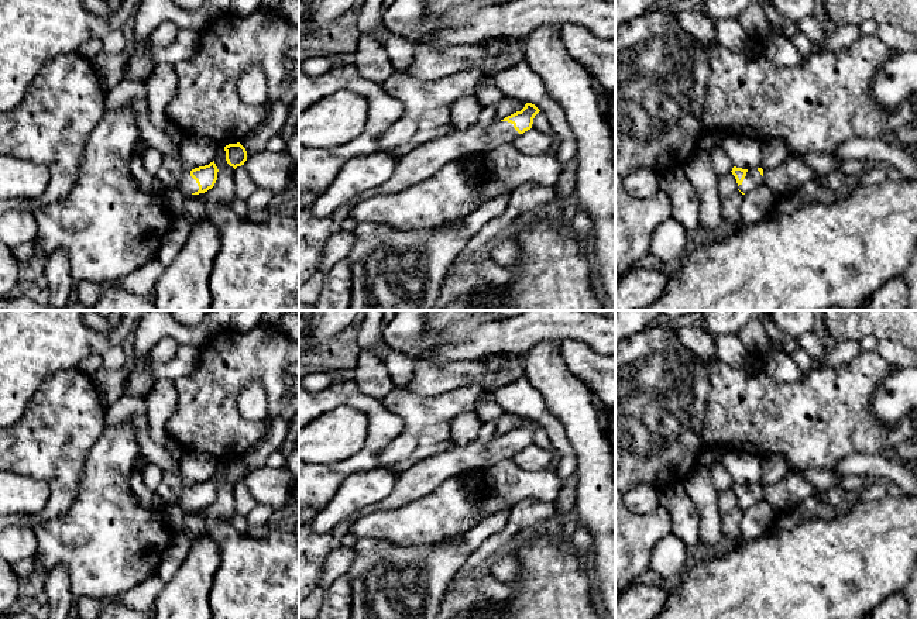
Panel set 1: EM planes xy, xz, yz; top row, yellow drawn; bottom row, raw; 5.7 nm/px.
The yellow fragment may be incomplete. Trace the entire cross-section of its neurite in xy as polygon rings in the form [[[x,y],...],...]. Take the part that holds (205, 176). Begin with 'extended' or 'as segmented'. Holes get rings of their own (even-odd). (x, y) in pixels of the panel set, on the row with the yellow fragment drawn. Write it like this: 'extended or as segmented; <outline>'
extended; [[[214,161],[209,165],[185,171],[176,189],[185,195],[205,193],[214,186],[217,180],[217,172],[219,169]]]

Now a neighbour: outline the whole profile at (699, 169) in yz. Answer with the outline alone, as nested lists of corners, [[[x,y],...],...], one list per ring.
[[[697,148],[690,159],[683,165],[688,178],[700,196],[700,227],[708,230],[719,228],[724,217],[721,213],[721,195],[718,192],[718,175],[712,168],[710,151]]]

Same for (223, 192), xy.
[[[217,145],[214,164],[219,169],[217,180],[212,189],[205,192],[205,200],[210,206],[227,204],[240,217],[248,217],[248,206],[245,200],[241,200],[236,193],[234,185],[234,168],[226,161],[224,145]]]

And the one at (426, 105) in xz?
[[[466,69],[436,80],[419,80],[408,73],[394,73],[382,89],[403,106],[403,113],[378,138],[378,152],[401,158],[419,145],[453,131],[450,107],[475,94],[485,75]]]

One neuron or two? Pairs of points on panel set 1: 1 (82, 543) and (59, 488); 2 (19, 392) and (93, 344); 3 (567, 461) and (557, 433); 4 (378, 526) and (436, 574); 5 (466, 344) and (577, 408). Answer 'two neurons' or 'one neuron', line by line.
1: two neurons
2: one neuron
3: one neuron
4: two neurons
5: two neurons

